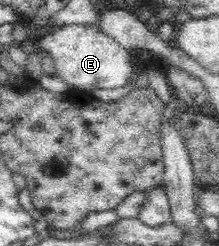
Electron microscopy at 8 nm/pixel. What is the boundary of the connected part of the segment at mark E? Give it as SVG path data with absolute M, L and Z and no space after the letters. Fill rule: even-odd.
M69 24L64 26L52 26L44 31L34 42L35 49L39 52L47 52L54 60L57 76L66 84L74 86L78 91L88 91L96 88L123 88L129 89L133 84L137 67L128 49L121 46L116 39L100 32L92 25Z

